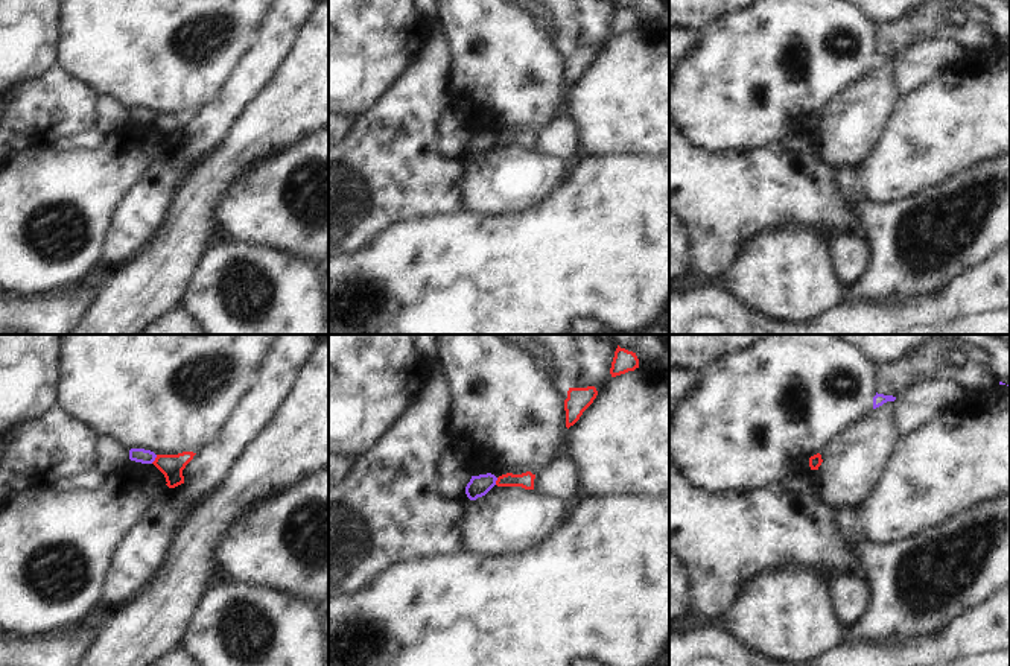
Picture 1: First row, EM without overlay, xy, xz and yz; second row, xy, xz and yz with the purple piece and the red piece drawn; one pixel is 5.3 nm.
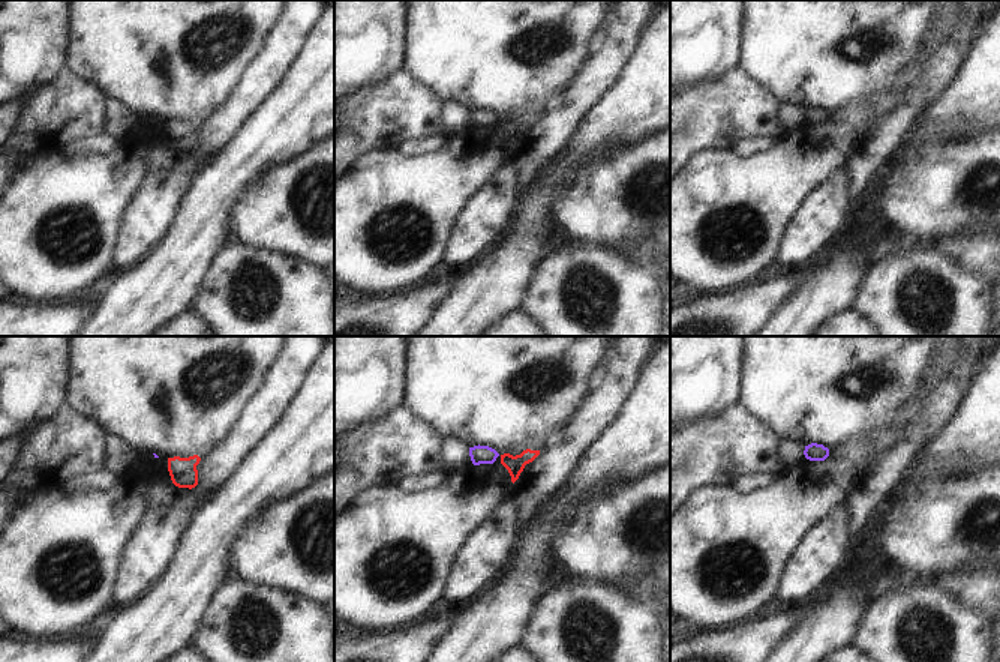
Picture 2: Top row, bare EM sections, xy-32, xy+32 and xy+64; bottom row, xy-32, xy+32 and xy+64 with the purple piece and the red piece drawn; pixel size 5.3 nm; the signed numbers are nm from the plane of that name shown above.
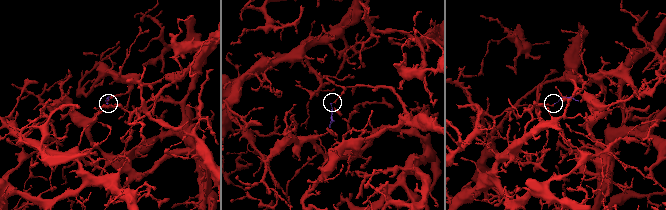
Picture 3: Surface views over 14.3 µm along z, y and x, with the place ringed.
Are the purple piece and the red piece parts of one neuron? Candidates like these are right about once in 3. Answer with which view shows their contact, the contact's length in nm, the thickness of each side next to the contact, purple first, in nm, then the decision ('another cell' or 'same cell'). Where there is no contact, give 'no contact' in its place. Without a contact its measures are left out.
xy | 60 nm | 80/120 nm | another cell

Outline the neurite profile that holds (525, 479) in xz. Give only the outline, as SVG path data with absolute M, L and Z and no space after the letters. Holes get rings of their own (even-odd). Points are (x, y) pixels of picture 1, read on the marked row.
M526 471L522 474L507 473L497 477L496 485L497 487L522 487L525 490L534 490L534 479L535 479L535 474L532 474L531 471Z

